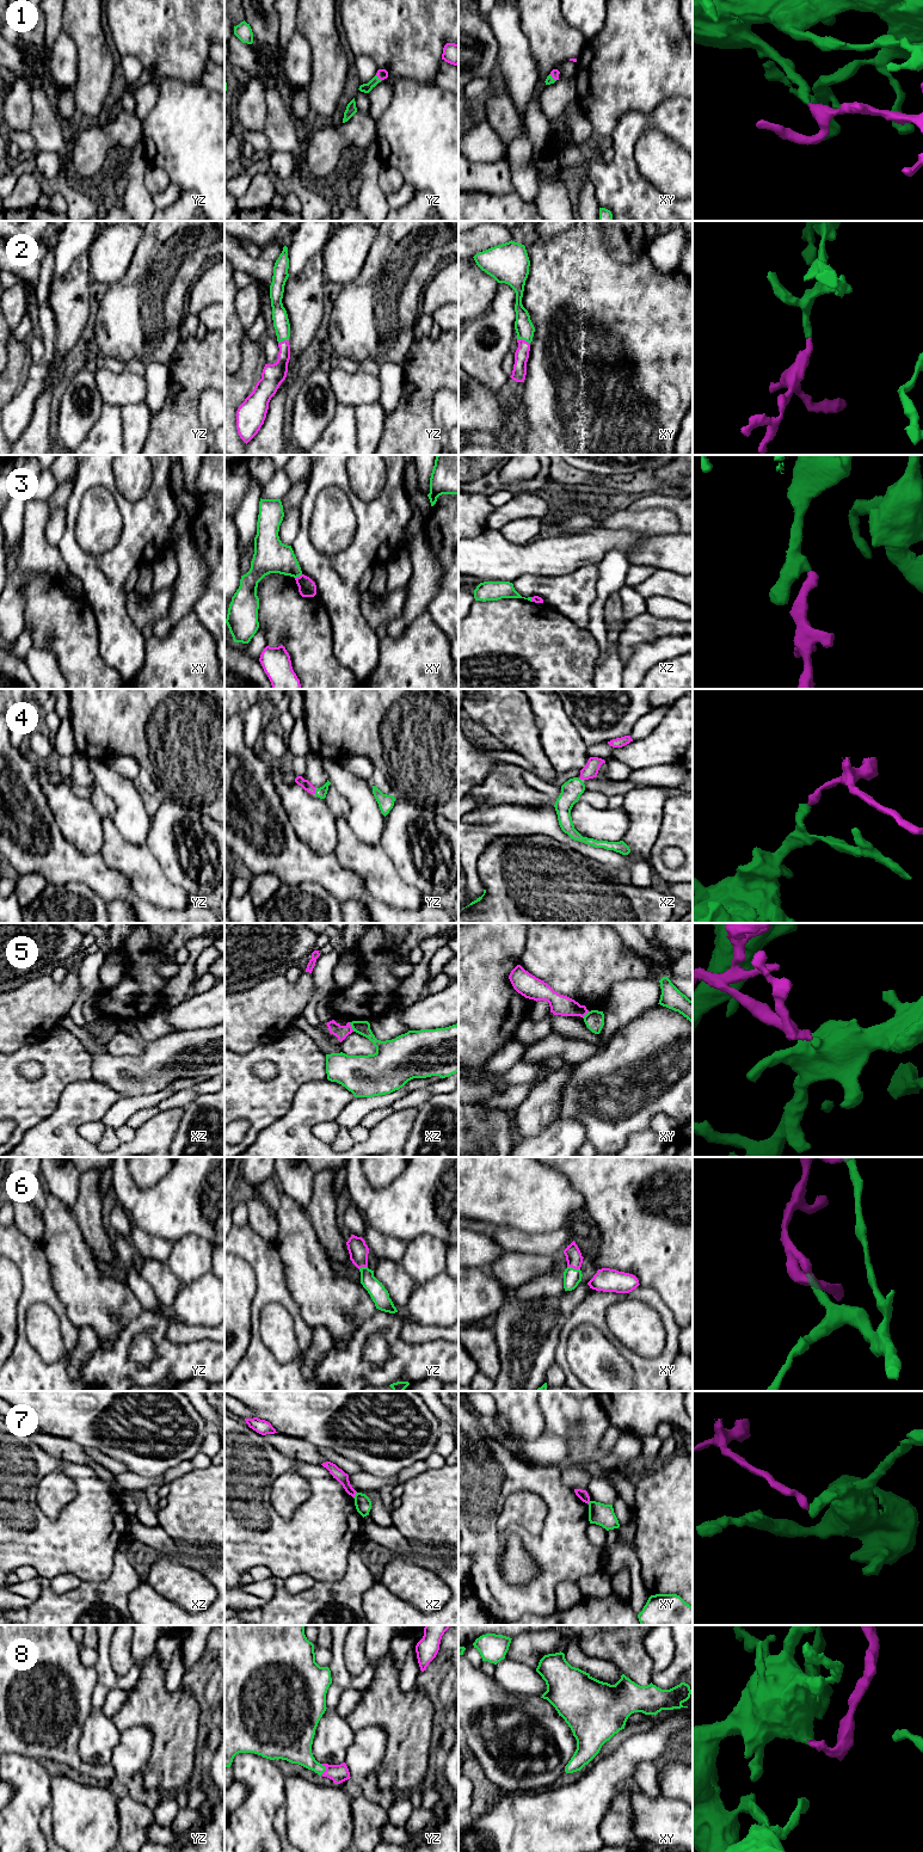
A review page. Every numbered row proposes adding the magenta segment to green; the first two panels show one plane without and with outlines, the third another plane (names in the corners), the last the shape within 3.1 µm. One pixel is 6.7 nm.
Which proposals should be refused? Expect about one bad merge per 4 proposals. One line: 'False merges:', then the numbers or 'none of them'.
False merges: 3, 5, 7

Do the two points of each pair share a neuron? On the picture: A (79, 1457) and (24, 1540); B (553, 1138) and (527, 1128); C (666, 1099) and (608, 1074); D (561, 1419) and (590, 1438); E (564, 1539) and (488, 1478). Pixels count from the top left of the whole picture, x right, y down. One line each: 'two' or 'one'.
A: two
B: two
C: one
D: one
E: one

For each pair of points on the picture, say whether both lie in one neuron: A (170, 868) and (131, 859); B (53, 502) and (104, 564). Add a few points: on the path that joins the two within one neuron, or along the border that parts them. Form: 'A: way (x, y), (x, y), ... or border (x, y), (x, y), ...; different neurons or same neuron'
A: border (146, 844), (164, 874), (178, 886); different neurons
B: border (72, 480), (72, 494), (65, 509); different neurons

